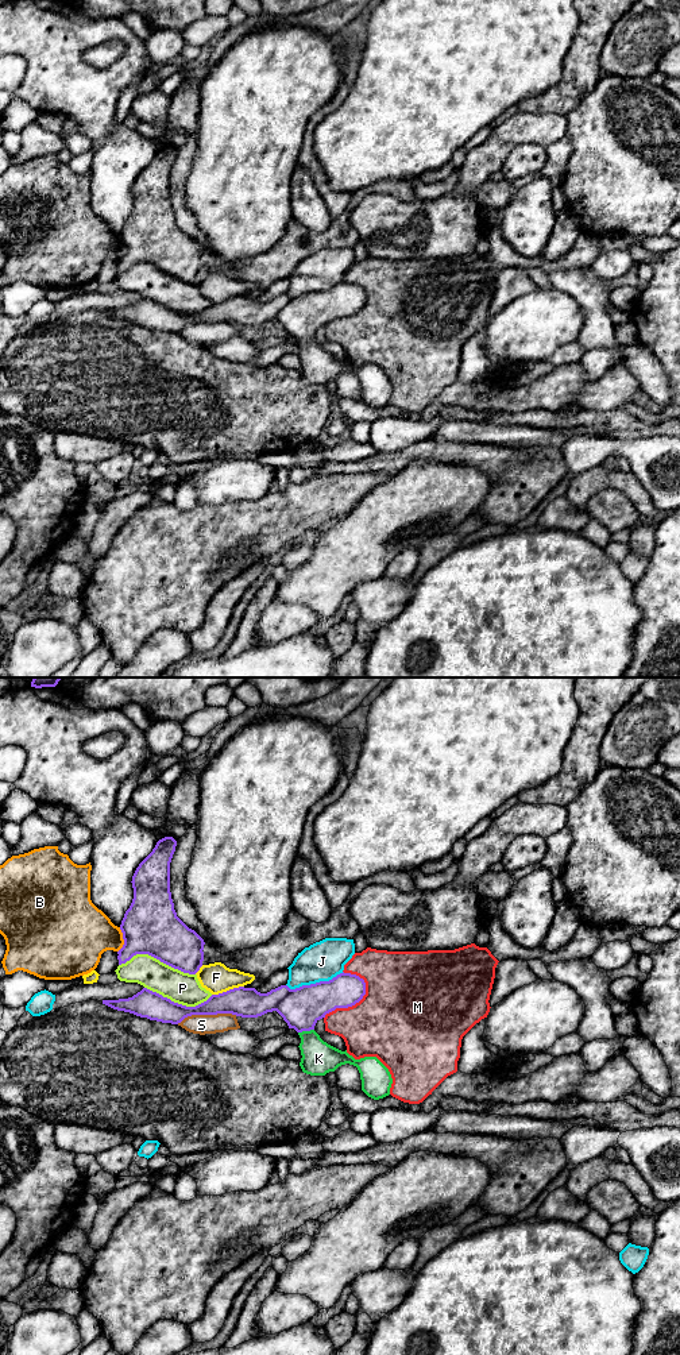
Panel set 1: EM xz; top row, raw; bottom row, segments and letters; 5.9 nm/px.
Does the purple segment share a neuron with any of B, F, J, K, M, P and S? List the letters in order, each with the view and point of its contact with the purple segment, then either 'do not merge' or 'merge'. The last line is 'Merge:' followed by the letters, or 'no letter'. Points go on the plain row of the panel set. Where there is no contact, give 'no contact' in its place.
B: xz (123, 247) | do not merge
F: xz (227, 300) | do not merge
J: xz (316, 292) | do not merge
K: xz (305, 339) | merge
M: xz (352, 313) | do not merge
P: xz (157, 267) | do not merge
S: xz (207, 323) | do not merge
Merge: K

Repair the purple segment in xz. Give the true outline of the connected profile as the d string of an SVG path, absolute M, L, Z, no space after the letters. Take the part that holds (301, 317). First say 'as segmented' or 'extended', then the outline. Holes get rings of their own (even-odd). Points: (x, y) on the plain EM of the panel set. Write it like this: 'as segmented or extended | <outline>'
extended | M340 282L329 290L320 290L290 298L281 294L267 302L255 297L233 297L212 304L206 310L186 316L162 304L143 297L128 308L103 309L103 313L134 323L140 327L162 332L178 333L192 324L232 323L242 327L258 327L277 320L289 337L294 337L300 347L301 371L304 382L325 385L339 375L349 372L358 377L362 399L371 408L379 409L390 404L393 393L389 378L376 366L355 368L327 351L314 340L316 332L336 317L348 317L359 312L366 304L366 292L356 283Z

